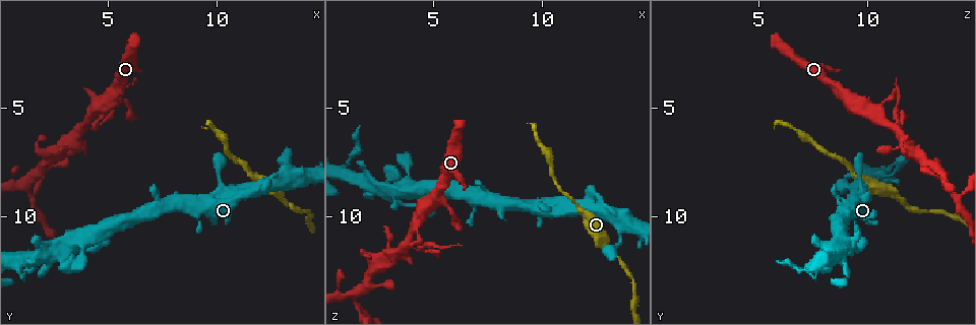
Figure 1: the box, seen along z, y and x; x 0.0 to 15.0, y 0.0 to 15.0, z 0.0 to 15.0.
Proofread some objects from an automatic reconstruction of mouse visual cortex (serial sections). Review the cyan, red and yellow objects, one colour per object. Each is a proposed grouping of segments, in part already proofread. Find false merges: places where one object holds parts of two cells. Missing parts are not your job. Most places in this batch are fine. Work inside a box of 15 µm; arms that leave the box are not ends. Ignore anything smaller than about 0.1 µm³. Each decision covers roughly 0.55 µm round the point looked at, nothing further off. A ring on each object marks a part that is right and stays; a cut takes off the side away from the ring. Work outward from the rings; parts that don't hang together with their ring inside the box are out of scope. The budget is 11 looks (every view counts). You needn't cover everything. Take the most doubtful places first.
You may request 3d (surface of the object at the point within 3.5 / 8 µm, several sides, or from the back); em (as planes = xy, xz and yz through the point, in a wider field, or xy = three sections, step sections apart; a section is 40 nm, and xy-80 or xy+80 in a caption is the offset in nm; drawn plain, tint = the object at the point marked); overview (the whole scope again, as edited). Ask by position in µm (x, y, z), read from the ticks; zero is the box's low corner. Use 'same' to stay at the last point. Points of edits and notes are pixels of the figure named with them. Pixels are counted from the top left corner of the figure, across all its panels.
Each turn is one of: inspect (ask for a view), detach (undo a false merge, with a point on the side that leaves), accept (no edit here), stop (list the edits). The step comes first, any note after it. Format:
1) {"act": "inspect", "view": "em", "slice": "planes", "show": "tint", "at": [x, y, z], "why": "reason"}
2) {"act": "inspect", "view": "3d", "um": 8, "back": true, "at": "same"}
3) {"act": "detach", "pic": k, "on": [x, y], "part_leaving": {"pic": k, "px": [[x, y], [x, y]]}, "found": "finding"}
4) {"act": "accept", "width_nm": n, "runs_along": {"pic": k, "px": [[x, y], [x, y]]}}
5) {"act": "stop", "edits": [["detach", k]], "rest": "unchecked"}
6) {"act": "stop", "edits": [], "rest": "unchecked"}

{"act": "inspect", "view": "3d", "um": 3.5, "at": [3.8, 5.9, 11.3], "why": "thin arm on a thick one"}

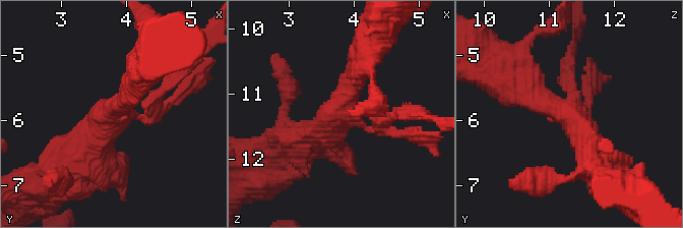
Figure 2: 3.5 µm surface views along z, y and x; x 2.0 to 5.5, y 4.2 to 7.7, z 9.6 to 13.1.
{"act": "inspect", "view": "em", "slice": "xy", "step": 1, "show": "tint", "at": [3.75, 5.85, 11.25], "arms": 3, "arm_widths_nm": [150, 350, 450], "why": "need the tissue"}

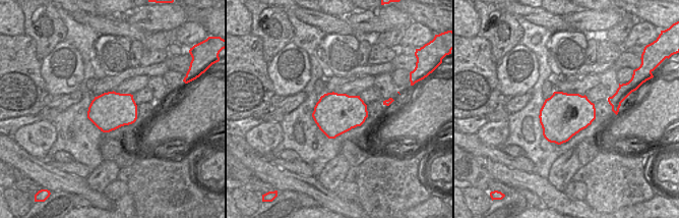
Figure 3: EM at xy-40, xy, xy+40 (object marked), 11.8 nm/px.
{"act": "accept", "width_nm": 500, "runs_along": {"pic": 2, "px": [[514, 84], [566, 112], [595, 162]]}, "found": "all the same cell"}

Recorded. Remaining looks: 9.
{"act": "inspect", "view": "3d", "um": 3.5, "at": [1.5, 9.2, 14.2], "why": "a narrow waist"}

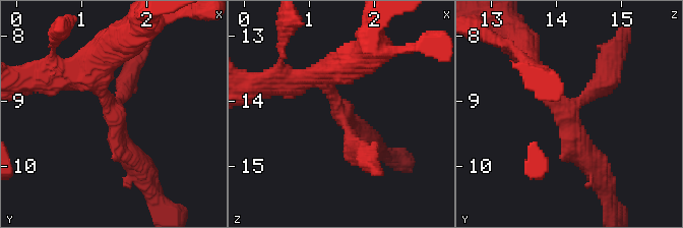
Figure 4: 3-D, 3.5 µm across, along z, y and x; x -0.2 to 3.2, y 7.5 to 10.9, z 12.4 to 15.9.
{"act": "inspect", "view": "em", "slice": "xy", "step": 5, "show": "tint", "at": [1.50, 9.20, 14.15], "arms": 3, "arm_widths_nm": [250, 250, 300], "why": "shape alone is not enough"}

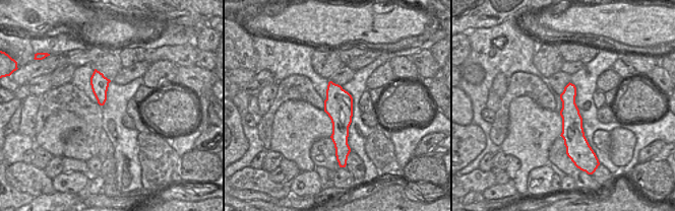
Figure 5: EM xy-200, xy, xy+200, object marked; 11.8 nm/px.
{"act": "inspect", "view": "em", "slice": "xy", "step": 1, "show": "tint", "at": "same", "why": "another direction"}

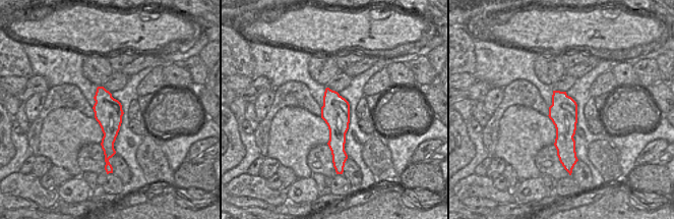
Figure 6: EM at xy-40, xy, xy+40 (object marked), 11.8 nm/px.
{"act": "accept", "width_nm": 340, "runs_along": {"pic": 4, "px": [[529, 60], [594, 166]]}, "found": "all the same cell"}

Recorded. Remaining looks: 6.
{"act": "inspect", "view": "3d", "um": 3.5, "at": [11.8, 8.2, 9.7], "why": "thick turns thin"}

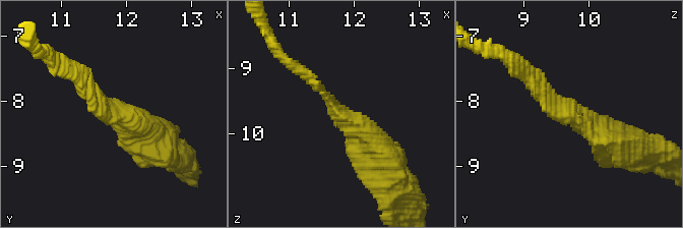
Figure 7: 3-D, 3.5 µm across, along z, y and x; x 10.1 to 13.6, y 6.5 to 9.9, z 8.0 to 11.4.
{"act": "inspect", "view": "em", "slice": "xy", "step": 3, "show": "tint", "at": [11.75, 8.15, 9.60], "why": "now the EM"}

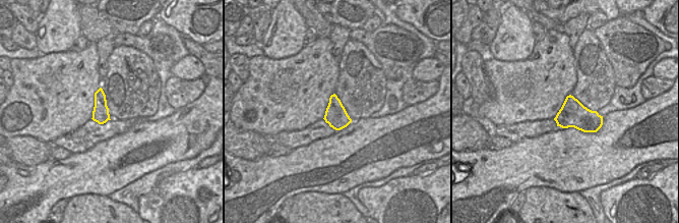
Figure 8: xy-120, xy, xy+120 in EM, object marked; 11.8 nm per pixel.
{"act": "accept", "arm_widths_nm": [200, 400], "runs_along": {"pic": 7, "px": [[380, 153], [300, 72]]}, "found": "one cell here"}

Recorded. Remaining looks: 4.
{"act": "inspect", "view": "3d", "um": 3.5, "at": [13.1, 9.0, 11.2], "why": "calibre changes"}

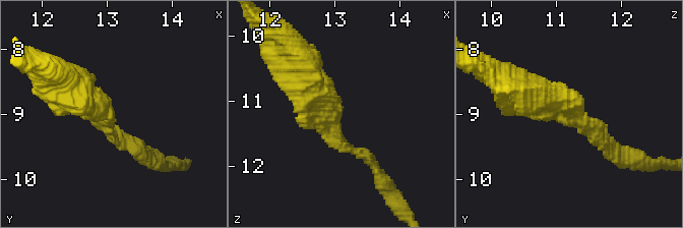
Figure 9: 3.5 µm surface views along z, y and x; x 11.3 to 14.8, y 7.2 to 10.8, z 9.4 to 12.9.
{"act": "inspect", "view": "em", "slice": "xy", "step": 3, "show": "tint", "at": [12.95, 9.05, 11.15], "arm_widths_nm": [150, 500], "why": "need the tissue"}

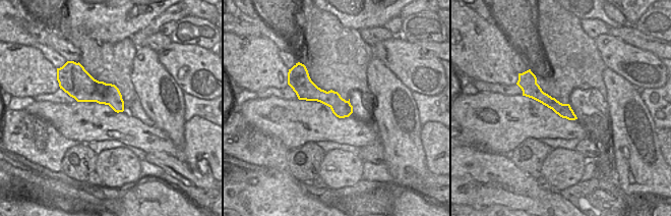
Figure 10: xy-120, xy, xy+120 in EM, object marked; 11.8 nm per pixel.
{"act": "accept", "runs_along": {"pic": 9, "px": [[515, 82], [609, 145]]}, "found": "all the same cell"}

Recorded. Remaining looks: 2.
{"act": "stop", "edits": [], "rest": "unchecked"}

